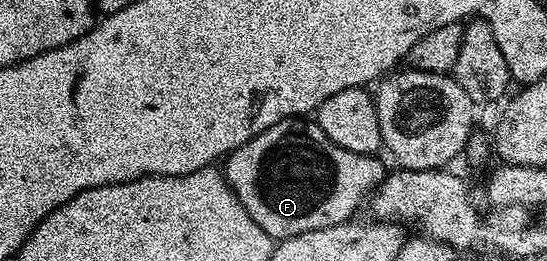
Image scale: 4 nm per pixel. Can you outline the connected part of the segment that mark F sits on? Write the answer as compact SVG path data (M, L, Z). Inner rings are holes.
M291 117L282 123L274 123L274 127L262 131L262 135L250 139L250 143L246 143L235 149L234 152L229 153L223 162L222 172L224 178L228 181L228 186L234 191L234 195L238 195L238 199L246 207L246 211L250 211L254 223L258 223L258 227L262 227L262 231L266 231L266 235L270 235L273 239L283 239L294 235L302 235L306 231L318 231L322 227L334 227L340 225L343 221L353 220L357 216L356 208L363 201L365 204L371 198L374 190L384 182L386 168L384 169L383 163L379 161L380 159L379 156L371 153L355 153L354 151L346 151L346 147L338 147L324 134L322 127L316 124L315 120Z

